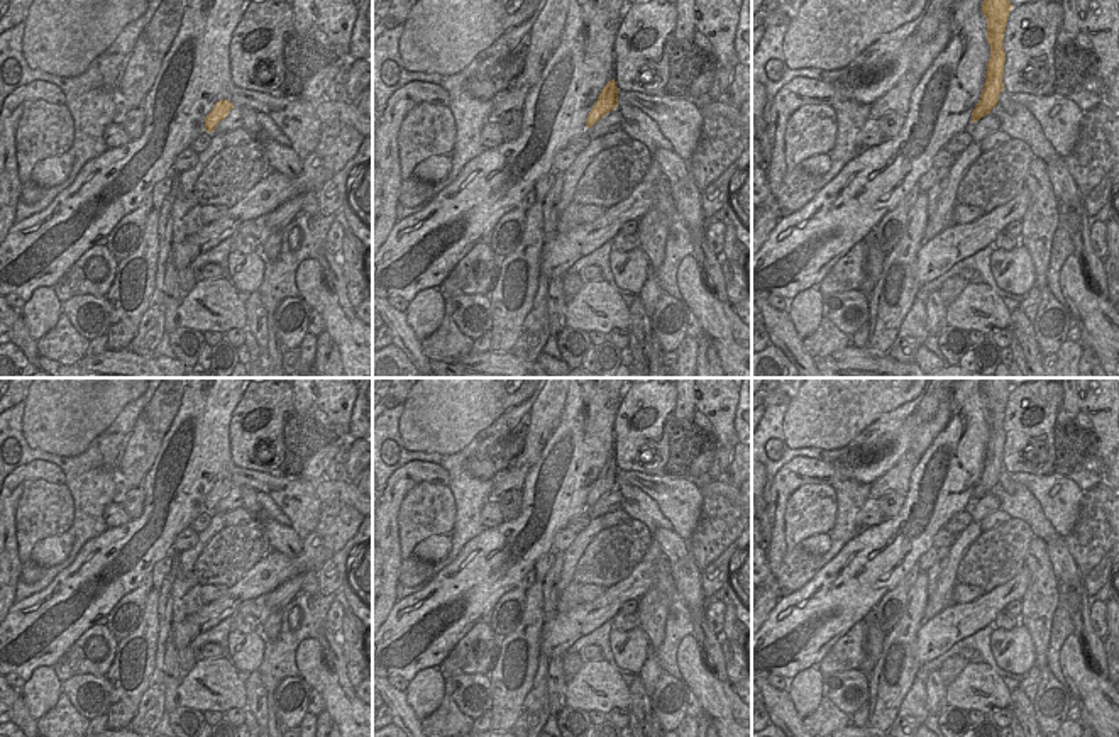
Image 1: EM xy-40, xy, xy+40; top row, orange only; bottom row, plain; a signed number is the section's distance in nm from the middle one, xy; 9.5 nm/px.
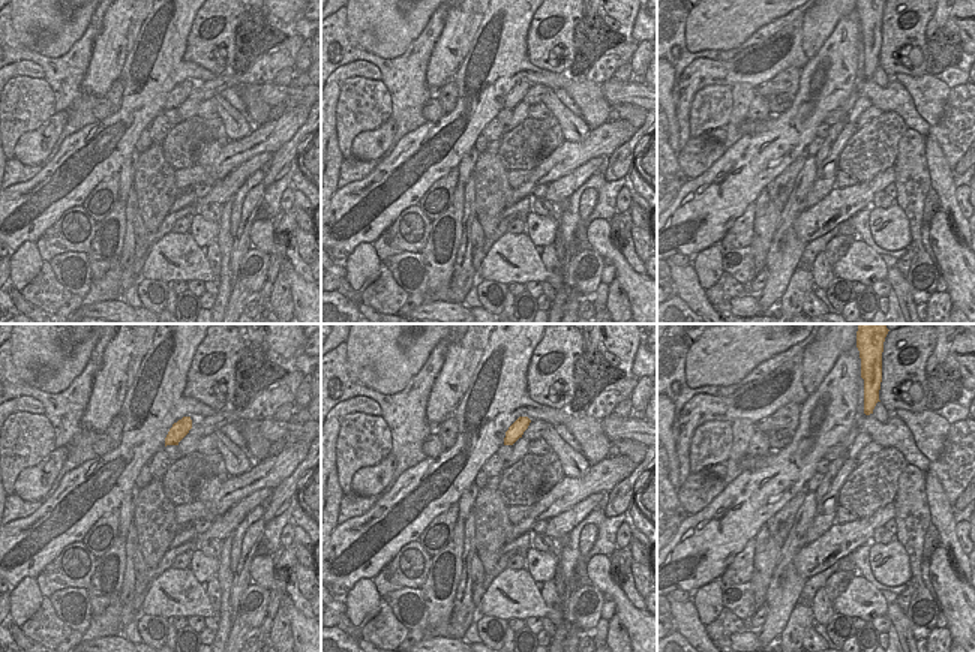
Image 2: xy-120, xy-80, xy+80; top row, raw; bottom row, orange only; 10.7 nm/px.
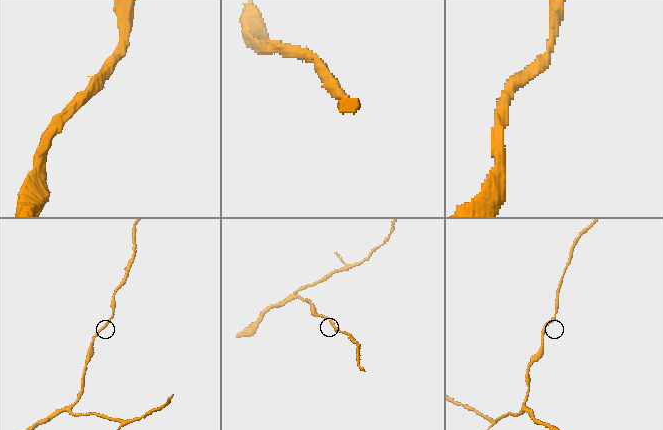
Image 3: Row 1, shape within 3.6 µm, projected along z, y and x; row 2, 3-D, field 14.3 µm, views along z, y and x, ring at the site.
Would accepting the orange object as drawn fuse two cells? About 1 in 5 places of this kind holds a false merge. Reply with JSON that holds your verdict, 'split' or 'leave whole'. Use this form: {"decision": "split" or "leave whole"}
{"decision": "leave whole"}

